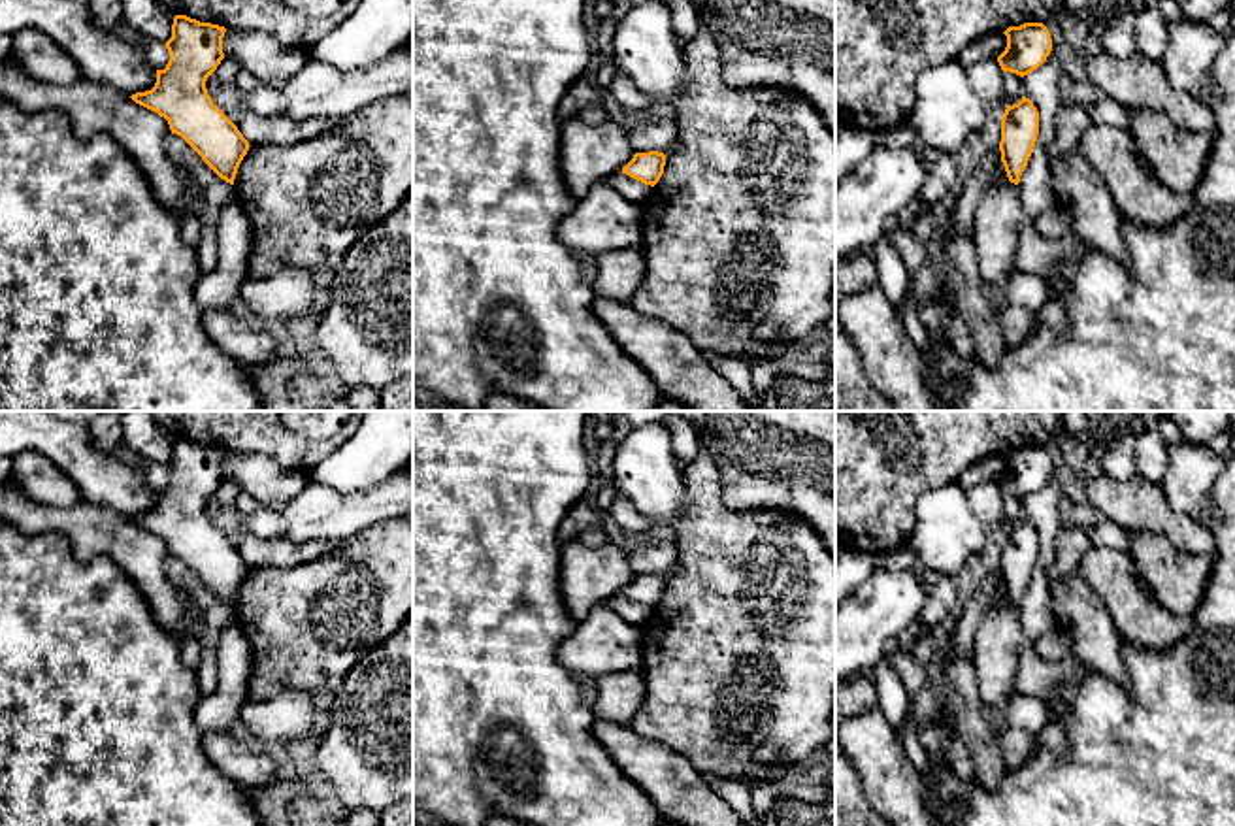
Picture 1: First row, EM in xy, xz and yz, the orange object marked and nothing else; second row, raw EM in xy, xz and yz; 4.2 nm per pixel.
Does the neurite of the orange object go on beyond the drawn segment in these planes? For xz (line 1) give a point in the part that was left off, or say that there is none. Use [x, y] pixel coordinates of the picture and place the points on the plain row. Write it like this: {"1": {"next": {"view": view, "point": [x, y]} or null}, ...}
{"1": {"next": null}}

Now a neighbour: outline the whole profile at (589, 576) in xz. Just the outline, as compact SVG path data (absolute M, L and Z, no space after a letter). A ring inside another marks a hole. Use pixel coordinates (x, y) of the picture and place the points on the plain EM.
M581 541L562 545L560 590L575 624L581 624L596 605L622 594L634 577L628 549L618 541L598 549Z

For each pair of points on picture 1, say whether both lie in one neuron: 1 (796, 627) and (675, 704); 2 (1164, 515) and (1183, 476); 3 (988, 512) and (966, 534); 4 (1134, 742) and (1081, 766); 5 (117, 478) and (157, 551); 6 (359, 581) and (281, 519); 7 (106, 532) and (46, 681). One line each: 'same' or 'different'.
1: same
2: different
3: different
4: same
5: different
6: different
7: different

